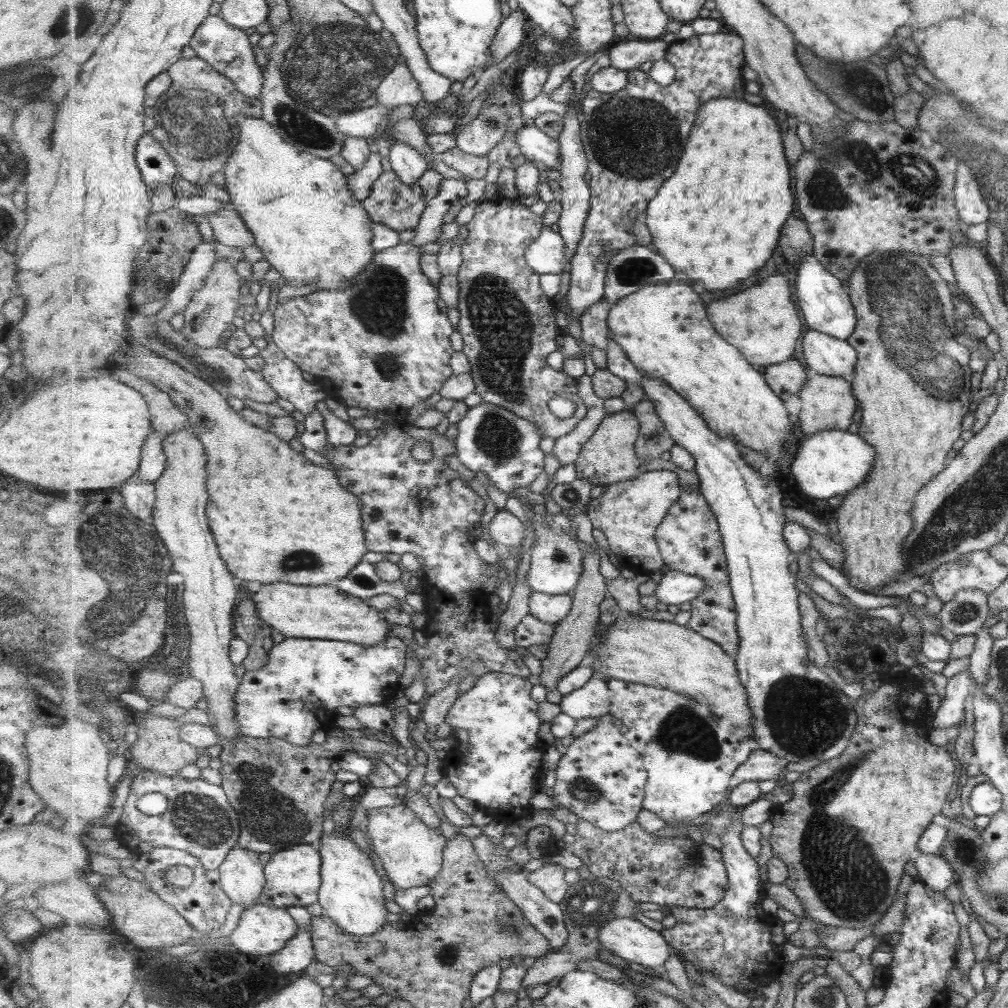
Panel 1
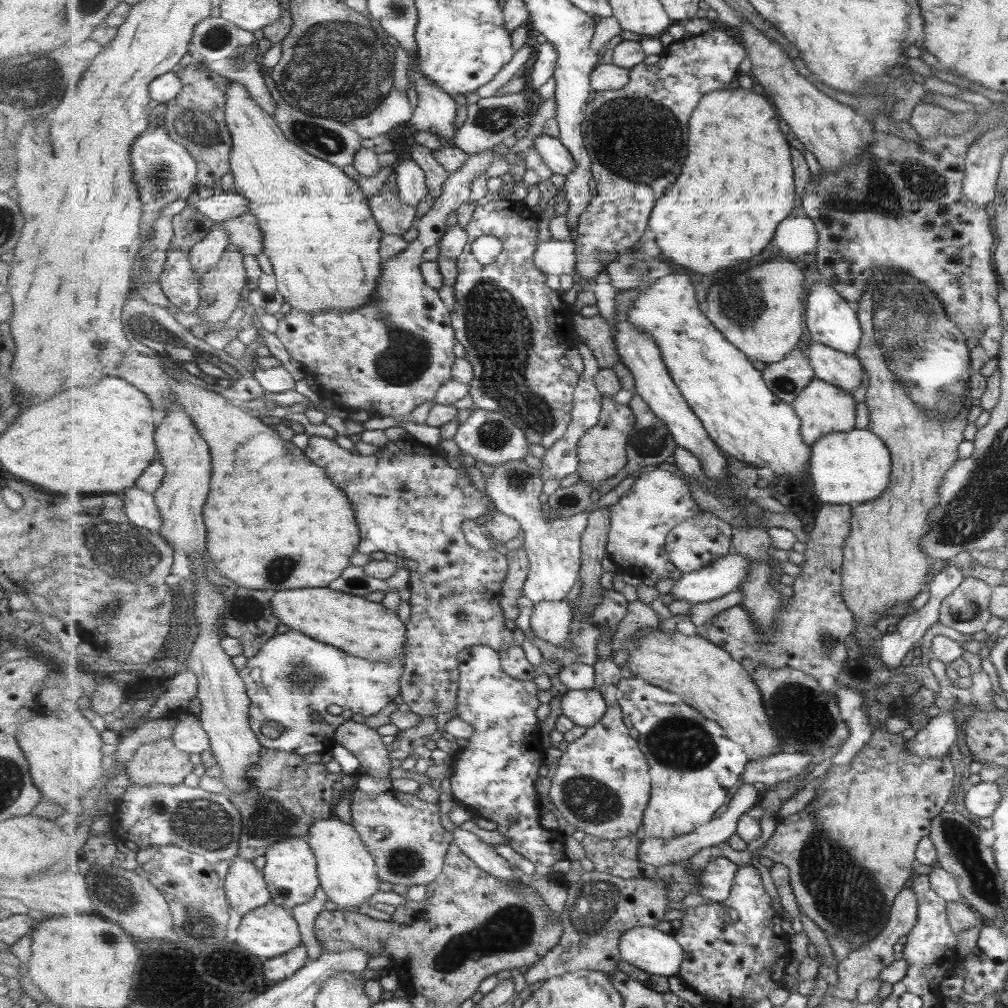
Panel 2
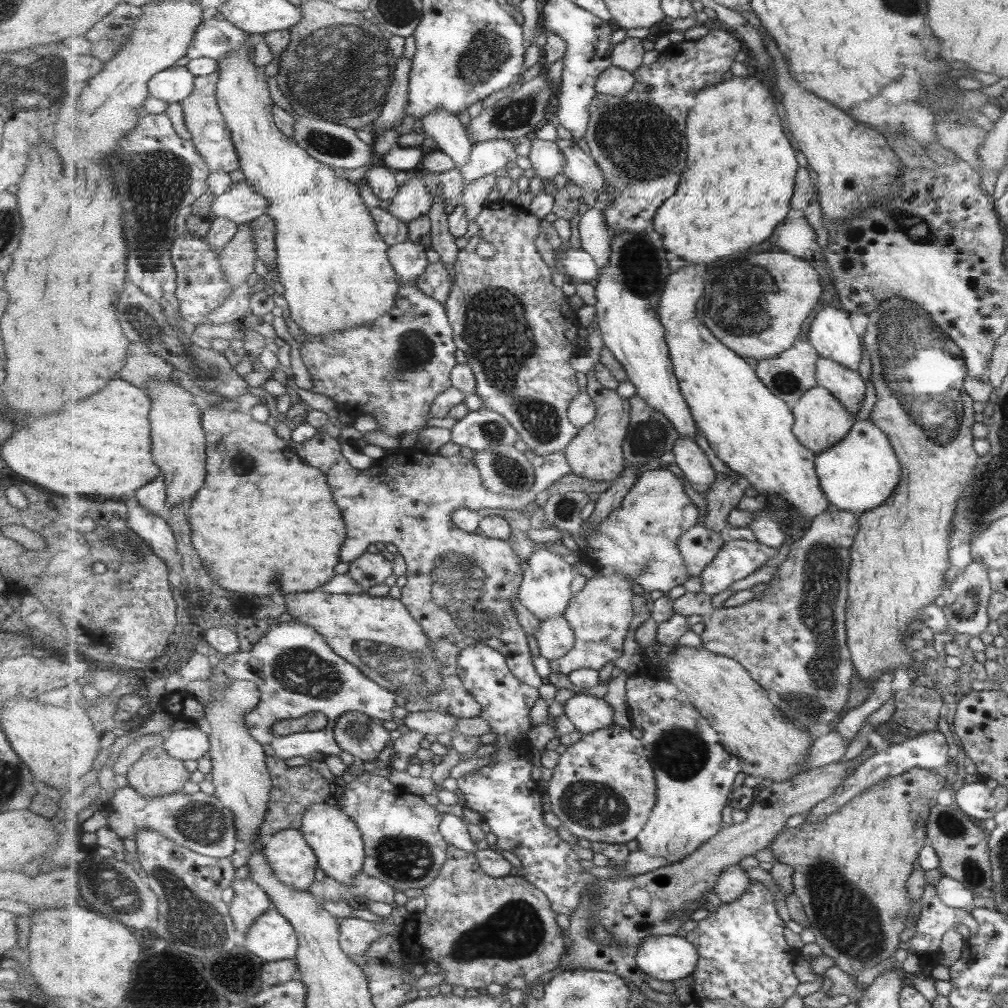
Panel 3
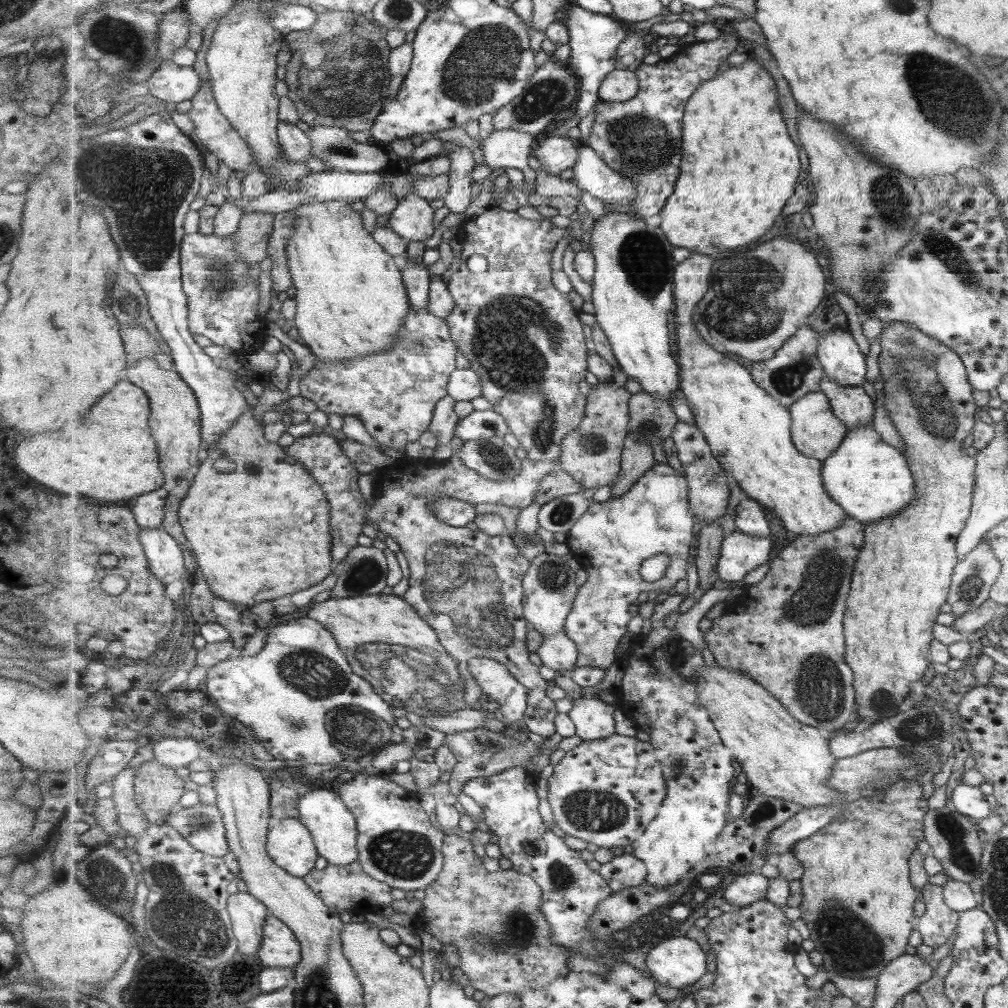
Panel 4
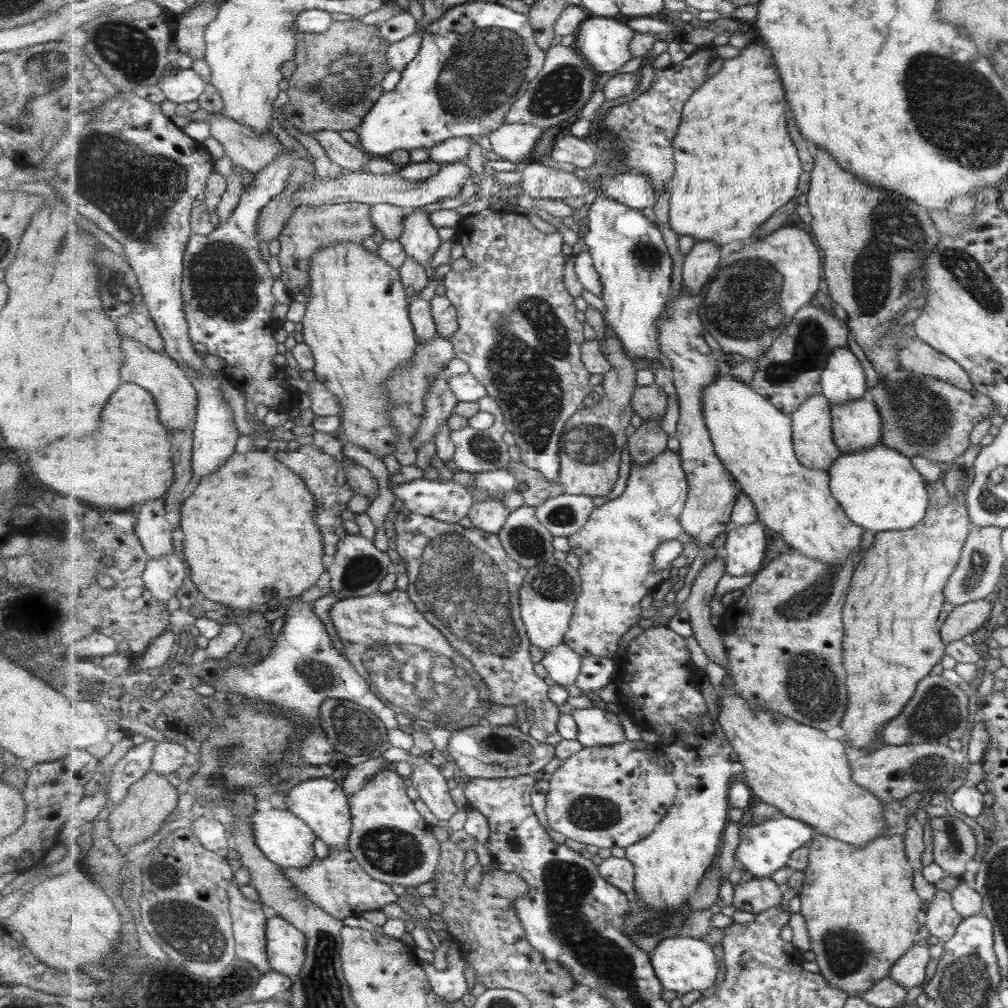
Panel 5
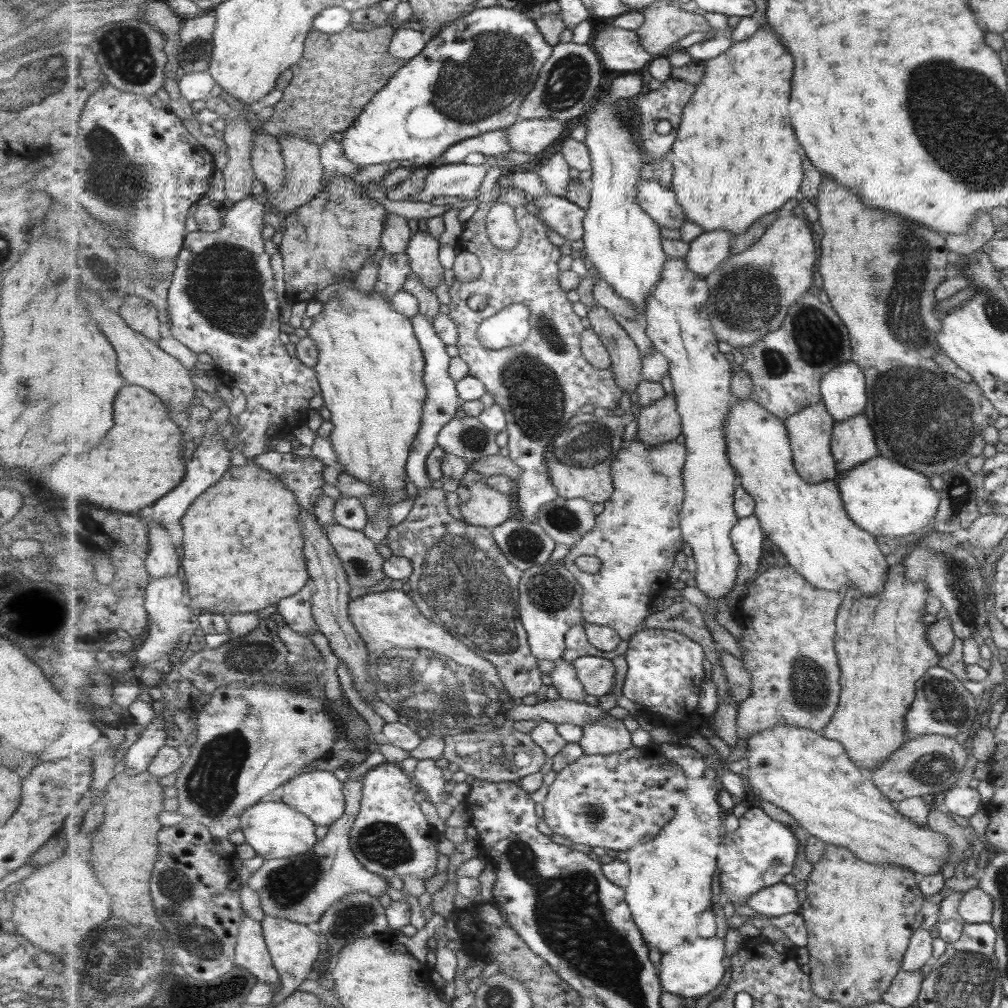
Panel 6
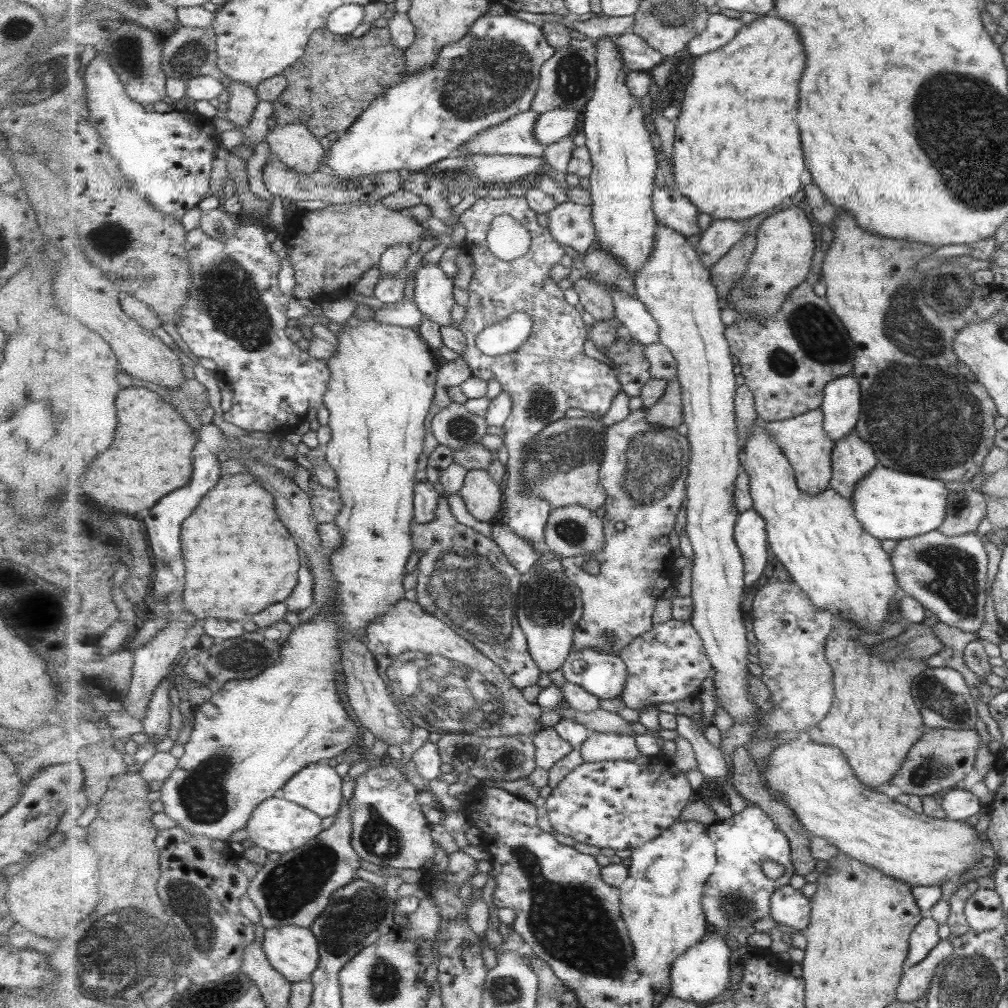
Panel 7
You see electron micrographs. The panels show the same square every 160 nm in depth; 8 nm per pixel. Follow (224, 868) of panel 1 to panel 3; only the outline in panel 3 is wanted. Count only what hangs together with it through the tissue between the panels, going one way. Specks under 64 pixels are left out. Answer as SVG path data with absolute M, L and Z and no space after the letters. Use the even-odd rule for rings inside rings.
M250 877L234 882L231 901L231 914L241 937L248 934L260 916L273 908L268 894Z

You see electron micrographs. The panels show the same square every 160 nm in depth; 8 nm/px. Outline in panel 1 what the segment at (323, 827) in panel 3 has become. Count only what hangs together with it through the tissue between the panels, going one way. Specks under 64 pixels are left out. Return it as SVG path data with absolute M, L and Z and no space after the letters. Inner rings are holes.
M334 830L330 835L323 835L318 851L322 854L322 885L320 902L323 914L330 916L347 933L359 937L377 933L385 926L385 908L383 897L383 878L377 874L371 855L365 854L351 838L348 831Z

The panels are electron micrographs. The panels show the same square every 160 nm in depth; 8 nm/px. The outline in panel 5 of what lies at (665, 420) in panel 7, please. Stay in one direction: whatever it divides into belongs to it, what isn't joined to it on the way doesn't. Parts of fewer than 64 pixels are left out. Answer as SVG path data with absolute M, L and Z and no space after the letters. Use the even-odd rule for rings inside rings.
M657 419L644 420L643 424L628 437L631 466L646 465L667 450L669 435Z

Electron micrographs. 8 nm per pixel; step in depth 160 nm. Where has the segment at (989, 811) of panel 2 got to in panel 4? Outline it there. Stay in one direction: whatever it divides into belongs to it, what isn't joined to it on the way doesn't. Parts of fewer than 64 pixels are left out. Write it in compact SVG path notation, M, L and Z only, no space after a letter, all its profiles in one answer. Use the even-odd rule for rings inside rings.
M961 782L951 794L951 804L954 809L968 819L981 820L989 814L989 804L985 802L985 796L979 792L979 788Z

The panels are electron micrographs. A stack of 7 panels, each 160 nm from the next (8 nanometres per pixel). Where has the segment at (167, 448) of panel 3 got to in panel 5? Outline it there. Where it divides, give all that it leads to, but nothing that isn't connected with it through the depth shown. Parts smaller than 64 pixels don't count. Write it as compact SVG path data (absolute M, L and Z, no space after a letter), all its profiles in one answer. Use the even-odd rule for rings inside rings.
M122 337L122 349L126 354L123 368L123 380L138 384L150 391L158 402L161 410L161 422L173 432L173 430L183 430L187 427L193 428L195 416L197 416L197 400L199 390L189 378L187 371L167 353L155 352L151 347L138 340Z

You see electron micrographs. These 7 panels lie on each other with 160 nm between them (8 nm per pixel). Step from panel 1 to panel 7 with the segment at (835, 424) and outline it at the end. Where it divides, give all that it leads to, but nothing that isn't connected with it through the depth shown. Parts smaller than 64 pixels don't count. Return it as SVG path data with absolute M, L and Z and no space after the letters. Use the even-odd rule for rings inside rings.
M821 409L812 410L807 414L782 421L766 422L766 430L770 436L782 447L794 466L798 485L809 495L819 495L830 488L834 477L832 470L832 456L836 442L826 433L824 412Z

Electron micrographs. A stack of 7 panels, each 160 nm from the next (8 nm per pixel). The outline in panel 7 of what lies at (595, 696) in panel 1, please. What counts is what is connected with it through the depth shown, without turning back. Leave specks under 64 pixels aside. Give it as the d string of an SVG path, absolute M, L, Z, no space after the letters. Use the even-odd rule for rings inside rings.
M597 731L591 732L580 751L585 763L635 760L641 754L634 735Z

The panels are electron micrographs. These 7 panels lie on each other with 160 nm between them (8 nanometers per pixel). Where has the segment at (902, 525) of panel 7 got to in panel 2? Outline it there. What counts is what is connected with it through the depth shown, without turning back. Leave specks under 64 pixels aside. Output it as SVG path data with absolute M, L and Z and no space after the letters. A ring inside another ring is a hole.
M867 429L835 432L824 436L812 446L810 478L815 494L822 502L857 506L874 501L890 484L890 451L886 443Z

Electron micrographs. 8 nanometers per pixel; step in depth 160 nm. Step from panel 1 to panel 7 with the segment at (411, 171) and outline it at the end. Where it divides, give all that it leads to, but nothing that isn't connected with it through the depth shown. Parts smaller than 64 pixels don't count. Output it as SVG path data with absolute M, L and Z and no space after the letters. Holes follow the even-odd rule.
M437 264L420 265L415 271L416 289L414 301L425 317L437 322L441 327L453 324L453 308L455 308L454 279Z

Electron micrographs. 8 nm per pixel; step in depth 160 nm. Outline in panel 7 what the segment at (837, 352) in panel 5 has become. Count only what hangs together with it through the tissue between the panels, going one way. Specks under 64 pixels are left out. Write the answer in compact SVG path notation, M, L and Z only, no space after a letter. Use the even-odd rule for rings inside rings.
M855 375L836 378L824 389L824 412L826 433L835 441L842 441L854 430L863 410L861 385Z

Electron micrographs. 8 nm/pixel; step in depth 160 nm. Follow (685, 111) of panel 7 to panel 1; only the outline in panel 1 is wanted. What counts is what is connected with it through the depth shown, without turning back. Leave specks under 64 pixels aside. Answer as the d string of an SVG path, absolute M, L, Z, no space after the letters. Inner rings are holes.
M715 98L703 104L698 114L677 174L663 184L657 198L650 202L644 219L655 240L652 244L677 272L689 274L707 290L725 290L735 288L767 264L779 244L783 222L791 218L797 200L783 136L767 108L745 100Z

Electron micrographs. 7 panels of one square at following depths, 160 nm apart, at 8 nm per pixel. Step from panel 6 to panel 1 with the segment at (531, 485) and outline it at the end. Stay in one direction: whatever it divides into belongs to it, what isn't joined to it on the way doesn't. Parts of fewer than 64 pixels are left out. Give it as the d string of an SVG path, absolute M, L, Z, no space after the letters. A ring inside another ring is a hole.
M499 197L485 200L476 208L473 220L466 225L470 231L464 246L464 261L458 272L460 278L460 295L457 308L460 313L457 330L463 338L463 351L471 361L471 375L476 384L476 393L482 402L506 407L521 418L534 422L539 434L554 440L569 434L586 417L589 408L578 393L578 379L563 370L549 366L549 354L557 352L557 336L560 336L555 322L553 300L543 290L541 275L532 269L526 259L527 249L535 242L545 229L543 216L537 215L529 206L518 200ZM556 396L572 400L576 404L573 416L559 418L551 409L550 402Z

